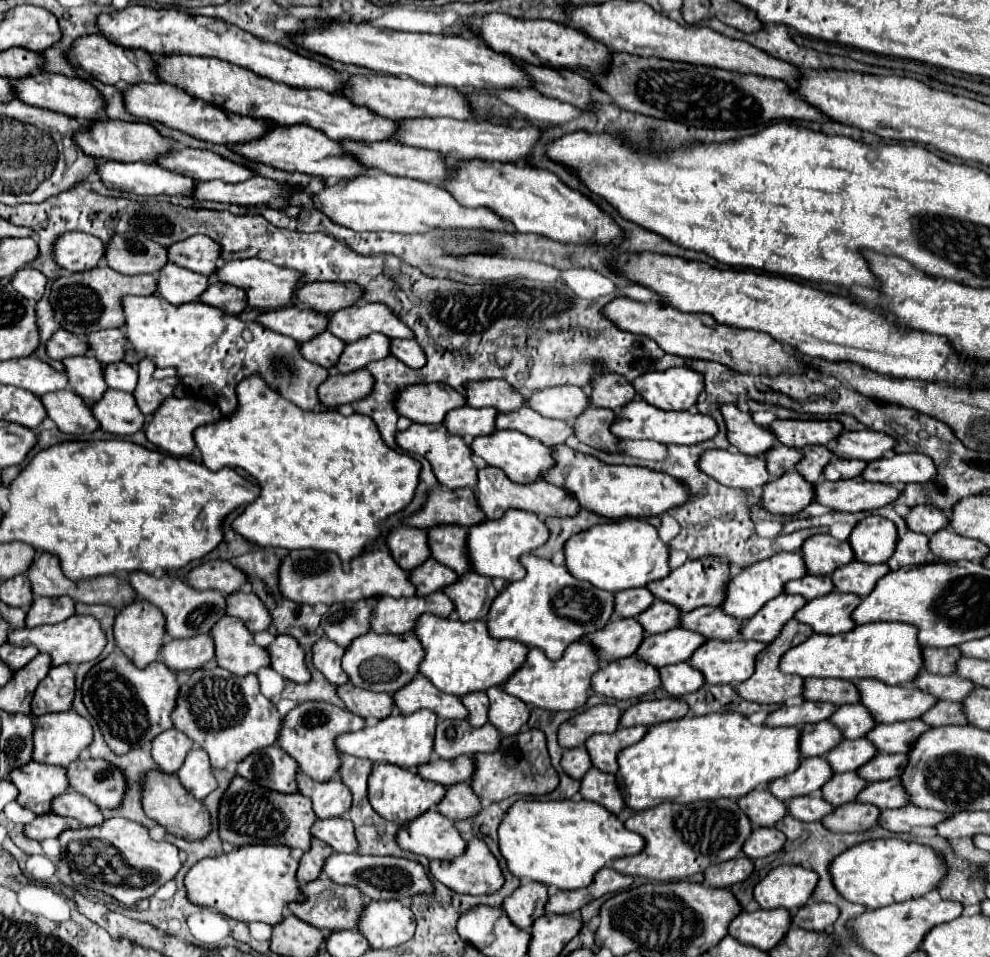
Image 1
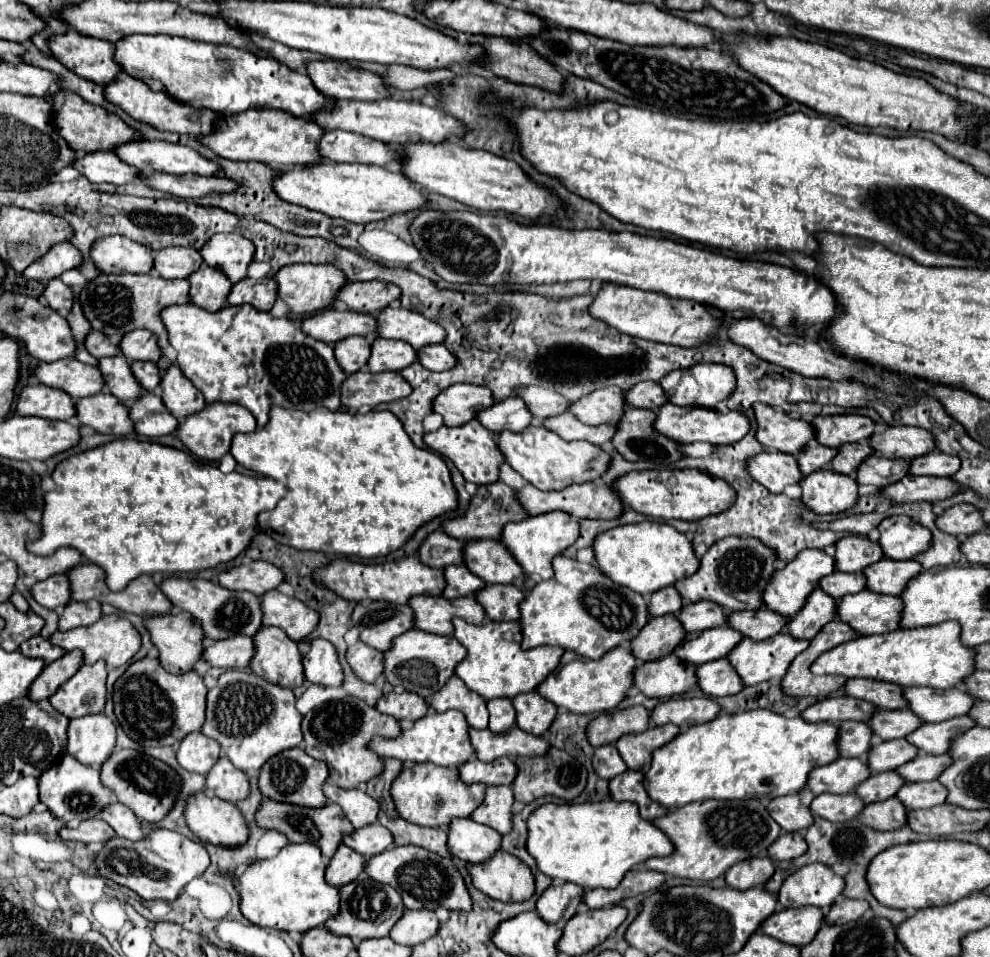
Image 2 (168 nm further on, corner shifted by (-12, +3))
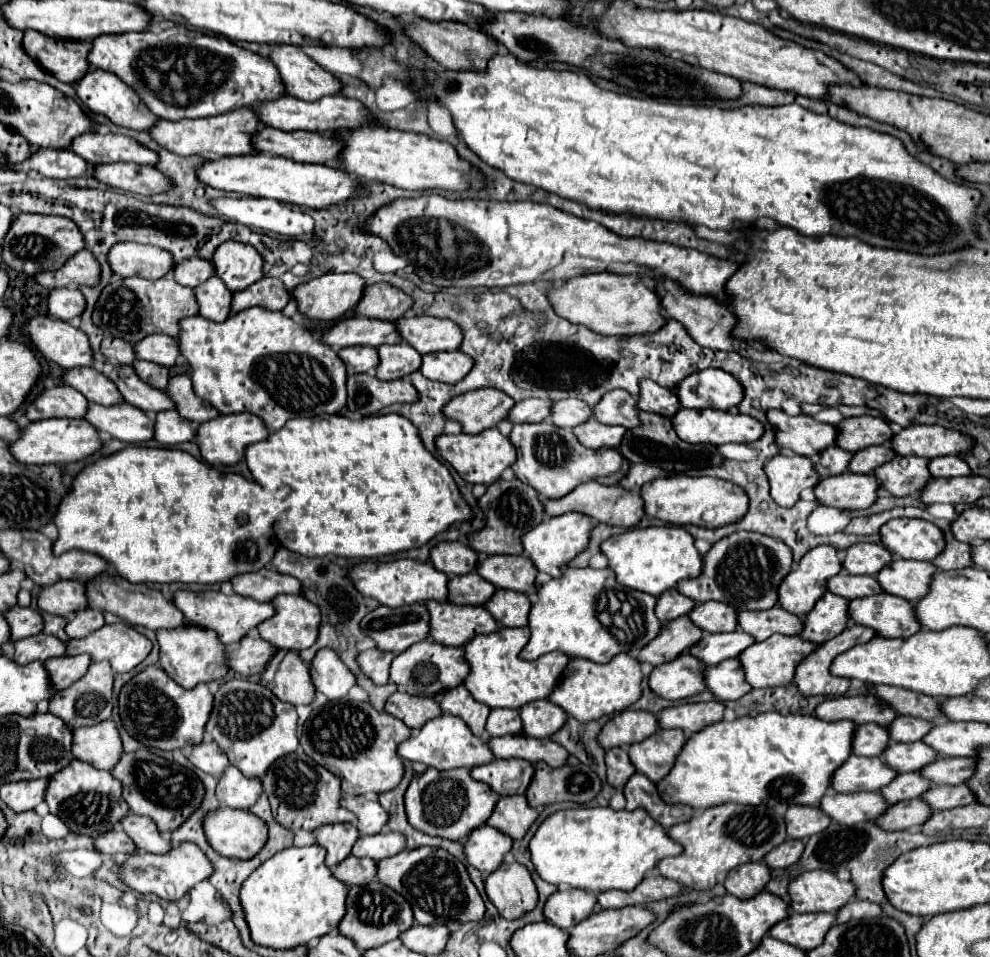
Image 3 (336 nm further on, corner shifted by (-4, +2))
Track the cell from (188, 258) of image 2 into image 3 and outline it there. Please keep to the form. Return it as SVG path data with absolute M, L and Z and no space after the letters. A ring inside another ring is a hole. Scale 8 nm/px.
M188 258L182 264L174 266L174 280L182 286L196 288L214 276L214 264L204 258Z

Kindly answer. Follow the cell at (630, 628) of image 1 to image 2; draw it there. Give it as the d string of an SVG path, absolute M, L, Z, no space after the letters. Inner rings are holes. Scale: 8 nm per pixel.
M674 613L650 619L644 629L630 641L632 655L638 661L656 661L672 653L680 639L684 639L684 629Z

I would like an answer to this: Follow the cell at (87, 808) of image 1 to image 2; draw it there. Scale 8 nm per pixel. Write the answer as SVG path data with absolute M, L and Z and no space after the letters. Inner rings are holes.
M112 801L112 805L102 807L98 817L106 821L116 831L118 837L126 837L130 841L138 841L140 837L144 837L140 819L136 819L136 815L128 807L120 805L118 801Z

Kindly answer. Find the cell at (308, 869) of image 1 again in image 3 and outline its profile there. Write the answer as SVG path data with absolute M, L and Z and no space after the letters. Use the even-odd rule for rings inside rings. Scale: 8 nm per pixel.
M348 856L340 866L334 870L334 876L340 878L348 886L366 886L376 878L378 862L372 858L358 858Z

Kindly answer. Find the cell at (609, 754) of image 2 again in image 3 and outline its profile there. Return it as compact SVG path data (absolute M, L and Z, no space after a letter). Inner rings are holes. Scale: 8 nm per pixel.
M612 748L606 754L606 768L608 768L608 784L614 788L624 788L628 778L636 772L634 764L628 758L626 748Z

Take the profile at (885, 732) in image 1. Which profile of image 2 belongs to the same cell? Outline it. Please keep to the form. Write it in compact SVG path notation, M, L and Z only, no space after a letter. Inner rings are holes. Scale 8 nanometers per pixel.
M954 717L940 723L922 723L916 731L908 735L908 741L924 753L944 755L950 747L950 737L956 733L962 733L972 725L974 721L970 721L970 717Z

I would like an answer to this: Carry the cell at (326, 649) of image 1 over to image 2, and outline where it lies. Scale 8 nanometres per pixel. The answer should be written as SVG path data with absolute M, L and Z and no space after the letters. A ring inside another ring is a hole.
M362 641L350 645L346 649L346 661L352 667L354 675L366 683L372 683L378 675L382 675L382 653L364 645Z

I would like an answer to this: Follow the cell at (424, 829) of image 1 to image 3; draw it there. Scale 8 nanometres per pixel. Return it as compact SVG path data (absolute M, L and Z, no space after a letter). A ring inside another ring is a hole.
M482 826L468 836L468 842L464 842L464 852L468 862L488 876L502 864L504 856L512 850L512 844L514 840L508 834L492 826Z

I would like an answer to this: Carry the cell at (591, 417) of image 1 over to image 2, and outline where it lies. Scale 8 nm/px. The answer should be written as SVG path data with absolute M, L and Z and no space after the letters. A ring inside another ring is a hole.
M626 407L624 415L616 423L616 433L612 437L614 449L626 461L652 461L660 465L670 465L680 459L678 443L654 433L654 417L656 413L650 409Z

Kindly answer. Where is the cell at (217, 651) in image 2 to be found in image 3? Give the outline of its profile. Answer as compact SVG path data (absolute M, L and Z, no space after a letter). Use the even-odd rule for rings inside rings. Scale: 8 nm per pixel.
M242 638L240 640L240 648L230 652L230 668L244 674L244 676L254 676L254 674L262 674L264 668L268 666L268 662L274 658L274 654L278 652L278 648L266 640L258 638Z

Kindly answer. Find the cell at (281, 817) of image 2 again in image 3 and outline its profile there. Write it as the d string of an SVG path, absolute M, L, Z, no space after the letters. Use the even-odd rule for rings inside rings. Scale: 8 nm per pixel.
M350 822L336 824L336 826L320 826L320 830L316 830L314 834L318 838L318 844L328 850L326 866L330 870L334 870L344 858L350 856L352 846L360 838L358 828Z

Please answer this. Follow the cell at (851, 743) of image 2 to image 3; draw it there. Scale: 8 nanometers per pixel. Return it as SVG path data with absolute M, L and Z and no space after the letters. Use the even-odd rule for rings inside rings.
M868 722L858 726L852 742L852 752L856 756L880 756L890 742L890 734L886 726Z

